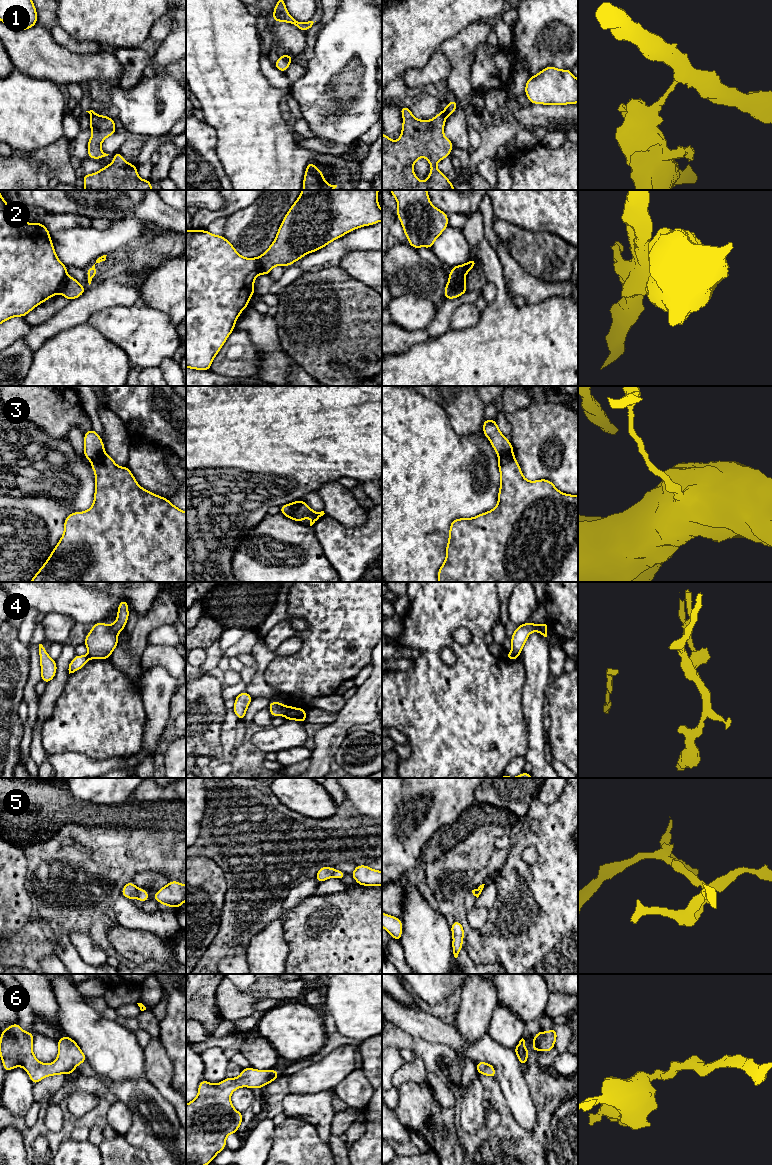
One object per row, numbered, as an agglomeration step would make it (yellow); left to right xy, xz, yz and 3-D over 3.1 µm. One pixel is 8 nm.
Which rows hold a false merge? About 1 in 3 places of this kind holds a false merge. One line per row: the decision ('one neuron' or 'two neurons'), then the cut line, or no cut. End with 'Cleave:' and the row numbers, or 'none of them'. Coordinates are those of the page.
1: two neurons; cut yz (442, 111), (446, 116)
2: two neurons; cut xy (68, 275), (57, 292)
3: two neurons; cut yz (512, 452), (499, 458)
4: two neurons; cut xz (286, 706), (283, 715)
5: two neurons; cut xy (136, 888), (137, 896)
6: one neuron; cut none
Cleave: 1, 2, 3, 4, 5

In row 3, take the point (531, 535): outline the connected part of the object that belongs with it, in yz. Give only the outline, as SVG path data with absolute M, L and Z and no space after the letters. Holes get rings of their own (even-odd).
M513 453L499 458L498 468L501 481L496 507L473 518L459 518L451 522L446 558L438 570L438 582L578 582L578 495L562 493L548 479L528 481Z

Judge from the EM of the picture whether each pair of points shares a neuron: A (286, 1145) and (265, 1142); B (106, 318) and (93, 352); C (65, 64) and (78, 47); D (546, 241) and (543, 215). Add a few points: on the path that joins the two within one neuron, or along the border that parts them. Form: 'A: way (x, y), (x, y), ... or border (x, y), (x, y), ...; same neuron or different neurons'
A: border (276, 1125), (273, 1131), (273, 1144), (267, 1154); different neurons
B: border (87, 322), (119, 346); different neurons
C: border (53, 39), (58, 44), (74, 52), (97, 52); different neurons
D: border (522, 228), (528, 231), (549, 231), (566, 242); different neurons

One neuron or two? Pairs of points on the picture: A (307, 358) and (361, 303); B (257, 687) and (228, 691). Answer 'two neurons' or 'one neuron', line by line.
A: one neuron
B: two neurons

